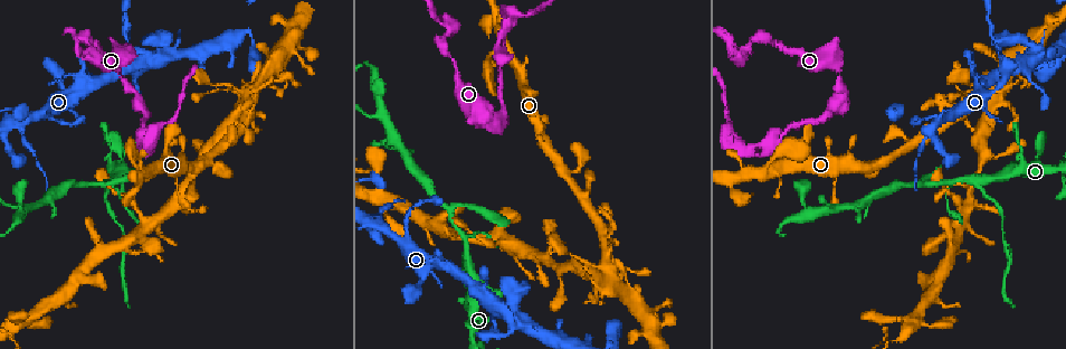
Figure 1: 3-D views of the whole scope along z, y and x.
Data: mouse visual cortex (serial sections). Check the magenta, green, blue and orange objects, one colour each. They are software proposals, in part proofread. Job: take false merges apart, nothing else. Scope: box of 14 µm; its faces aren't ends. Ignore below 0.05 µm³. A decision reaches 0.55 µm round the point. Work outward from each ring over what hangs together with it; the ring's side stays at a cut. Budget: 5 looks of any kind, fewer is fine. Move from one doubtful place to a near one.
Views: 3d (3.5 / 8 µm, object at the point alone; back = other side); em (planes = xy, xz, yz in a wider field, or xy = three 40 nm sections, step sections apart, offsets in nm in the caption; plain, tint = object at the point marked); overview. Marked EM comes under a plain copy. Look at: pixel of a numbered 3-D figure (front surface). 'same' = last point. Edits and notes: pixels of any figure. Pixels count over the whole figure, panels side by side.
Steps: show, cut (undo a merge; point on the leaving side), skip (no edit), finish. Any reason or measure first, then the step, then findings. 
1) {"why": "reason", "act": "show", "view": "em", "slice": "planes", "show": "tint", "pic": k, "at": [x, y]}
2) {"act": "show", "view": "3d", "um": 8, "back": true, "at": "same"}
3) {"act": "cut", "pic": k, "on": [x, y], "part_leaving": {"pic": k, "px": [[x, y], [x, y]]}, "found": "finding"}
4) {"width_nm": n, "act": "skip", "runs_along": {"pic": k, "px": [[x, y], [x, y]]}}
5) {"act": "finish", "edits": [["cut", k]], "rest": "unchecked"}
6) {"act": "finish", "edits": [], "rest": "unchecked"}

{"why": "arms part here", "act": "show", "view": "3d", "um": 3.5, "pic": 1, "at": [743, 48]}

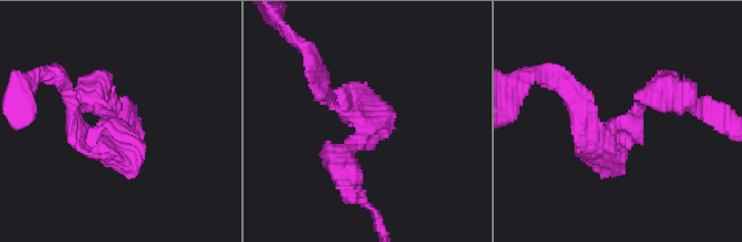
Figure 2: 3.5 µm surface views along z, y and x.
{"why": "shape alone is not enough", "act": "show", "view": "em", "slice": "xy", "step": 2, "show": "tint", "pic": 2, "at": [621, 122]}

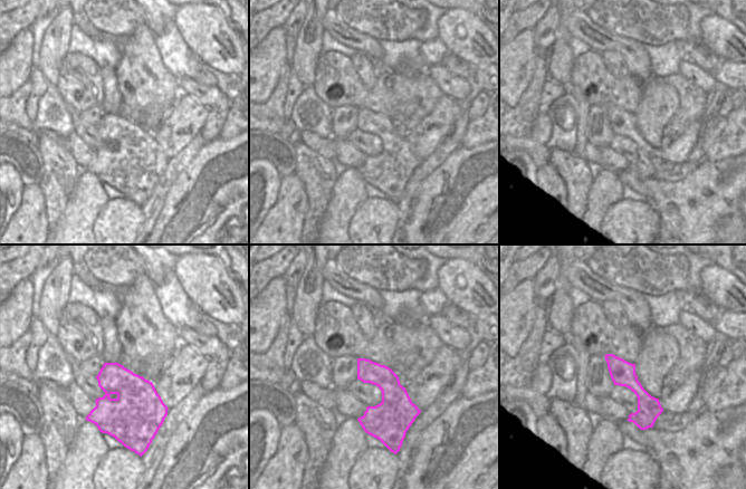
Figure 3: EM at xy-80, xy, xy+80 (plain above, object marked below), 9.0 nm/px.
{"act": "show", "view": "em", "slice": "xy", "step": 5, "show": "tint", "at": "same"}

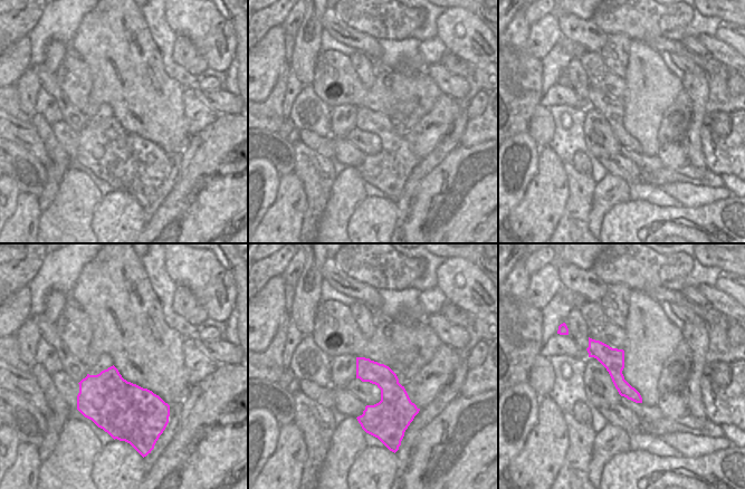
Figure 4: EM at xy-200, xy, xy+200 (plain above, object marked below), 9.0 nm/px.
{"act": "skip", "runs_along": {"pic": 2, "px": [[349, 183], [362, 128], [325, 86]]}, "found": "one cell here"}

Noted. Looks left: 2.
{"why": "abrupt turn", "act": "show", "view": "3d", "um": 3.5, "pic": 1, "at": [467, 267]}

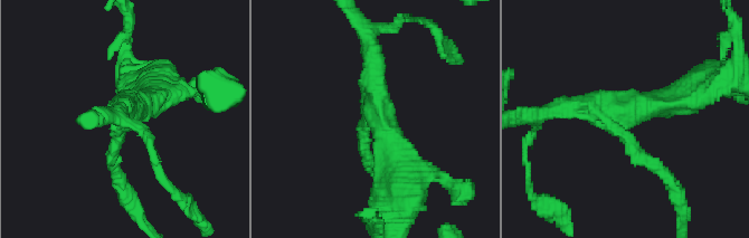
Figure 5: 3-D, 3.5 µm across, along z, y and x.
{"arms": 3, "arm_widths_nm": [200, 250, 400], "why": "need the tissue", "act": "show", "view": "em", "slice": "xy", "step": 1, "show": "tint", "pic": 5, "at": [377, 112]}

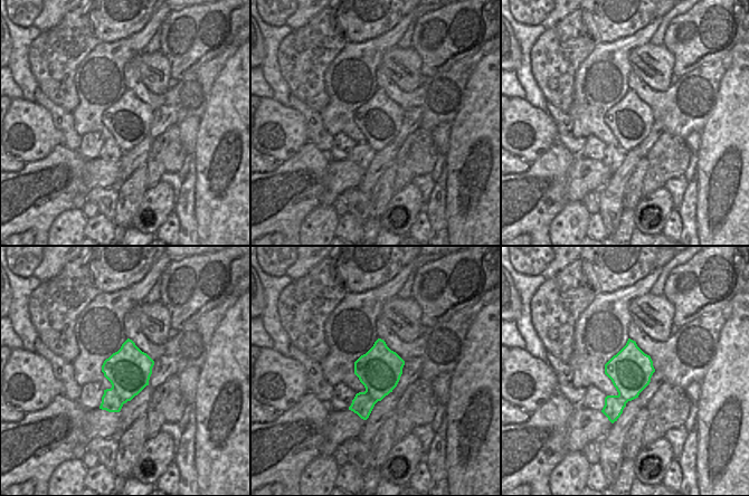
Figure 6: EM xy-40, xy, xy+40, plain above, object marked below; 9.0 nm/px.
{"act": "cut", "pic": 5, "on": [120, 177], "part_leaving": {"pic": 5, "px": [[114, 145], [124, 201], [145, 225]]}, "found": "two cells meet here"}

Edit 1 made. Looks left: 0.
{"act": "finish", "edits": [["cut", 5]], "rest": "unchecked"}

